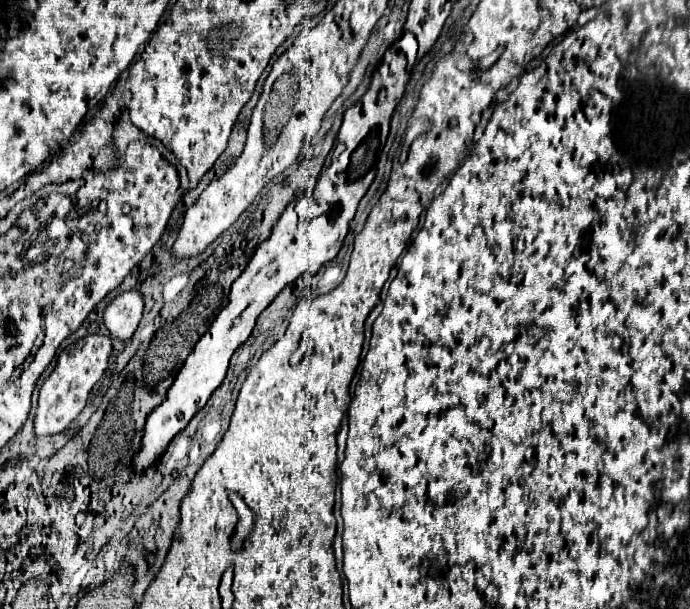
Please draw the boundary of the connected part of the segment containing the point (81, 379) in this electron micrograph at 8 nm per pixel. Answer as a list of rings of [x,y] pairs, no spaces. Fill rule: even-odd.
[[[87,334],[85,338],[77,340],[73,346],[65,348],[59,354],[55,370],[39,390],[39,402],[37,402],[37,414],[35,414],[35,436],[61,434],[71,426],[71,422],[85,408],[89,392],[101,380],[107,368],[109,354],[111,354],[111,338],[101,334]]]

